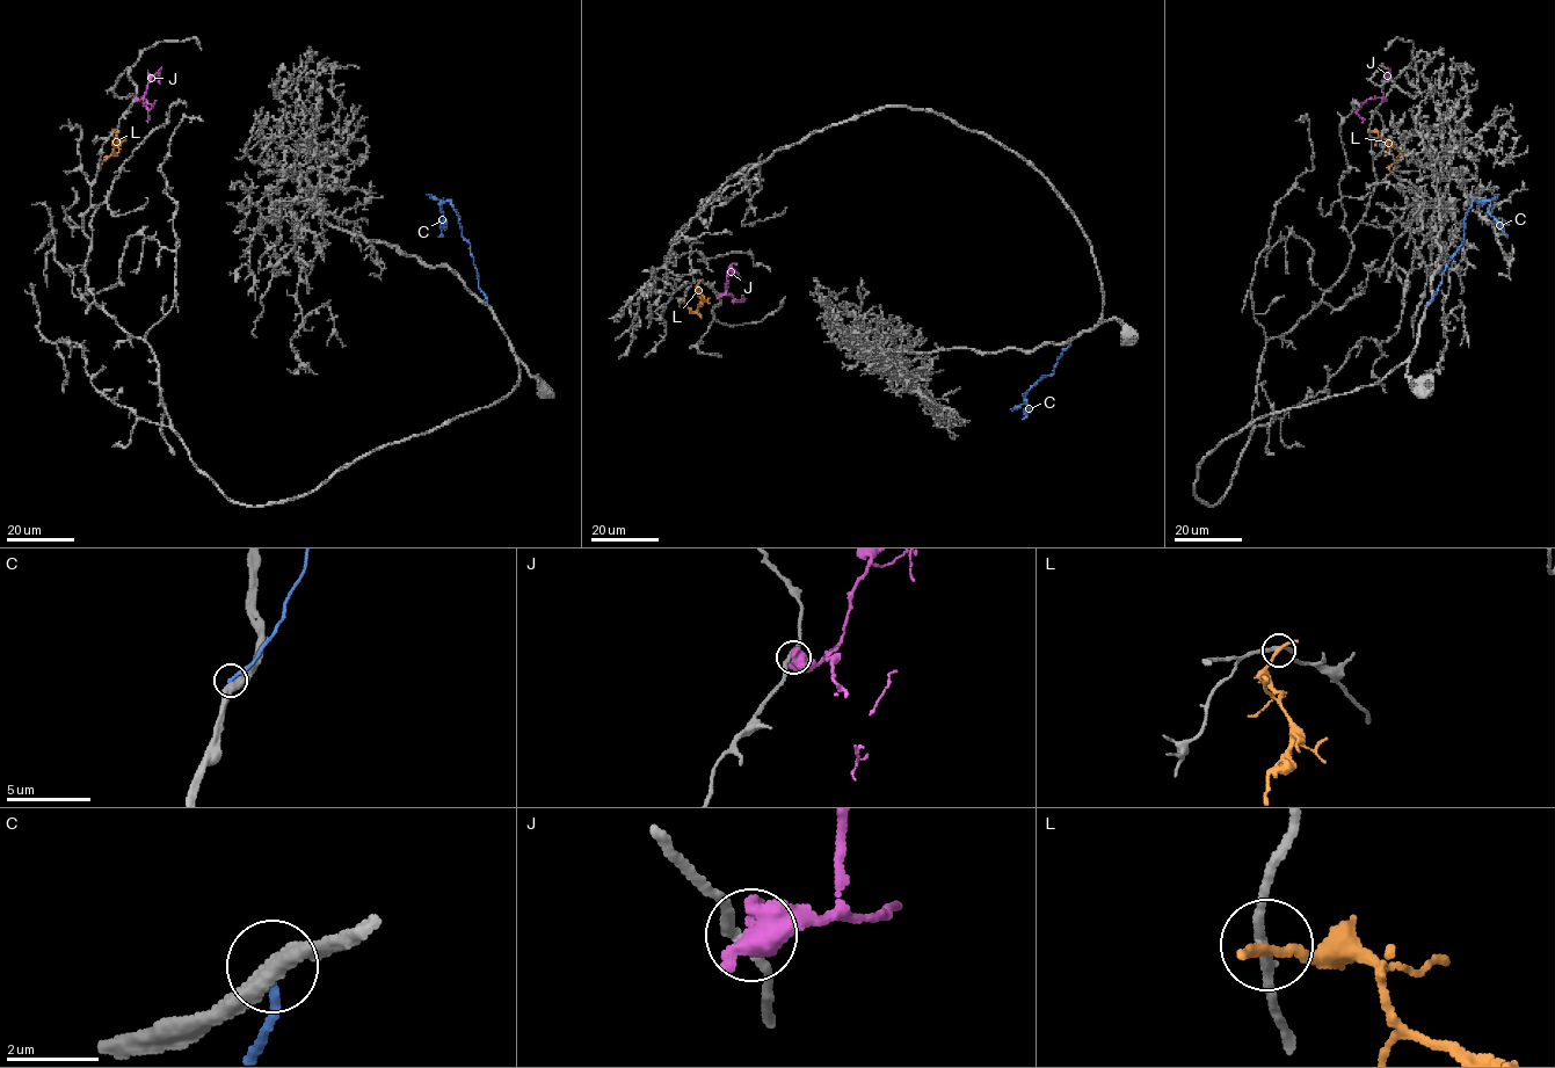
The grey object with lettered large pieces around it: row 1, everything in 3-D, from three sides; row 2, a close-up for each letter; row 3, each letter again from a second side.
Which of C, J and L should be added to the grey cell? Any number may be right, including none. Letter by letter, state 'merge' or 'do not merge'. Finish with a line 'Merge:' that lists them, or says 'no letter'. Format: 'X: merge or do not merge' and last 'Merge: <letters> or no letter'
C: do not merge
J: do not merge
L: do not merge
Merge: no letter

